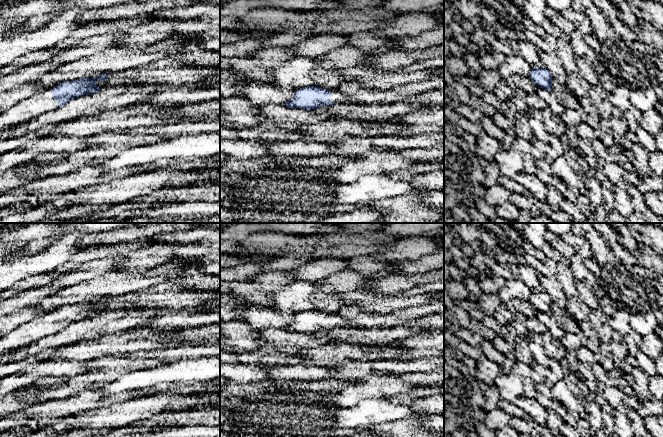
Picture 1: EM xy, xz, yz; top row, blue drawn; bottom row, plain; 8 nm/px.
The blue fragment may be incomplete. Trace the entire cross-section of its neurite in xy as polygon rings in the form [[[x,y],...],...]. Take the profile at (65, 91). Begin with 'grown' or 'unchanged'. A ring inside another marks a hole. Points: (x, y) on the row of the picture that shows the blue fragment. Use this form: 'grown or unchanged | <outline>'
grown | [[[101,74],[96,78],[88,75],[71,81],[63,81],[53,88],[24,99],[0,114],[0,131],[56,110],[73,98],[97,92],[101,89],[95,85],[95,82],[104,81],[107,78],[107,74]]]

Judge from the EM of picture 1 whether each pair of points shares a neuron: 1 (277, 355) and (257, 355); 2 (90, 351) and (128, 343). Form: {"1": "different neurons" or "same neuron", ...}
{"1": "same neuron", "2": "same neuron"}

